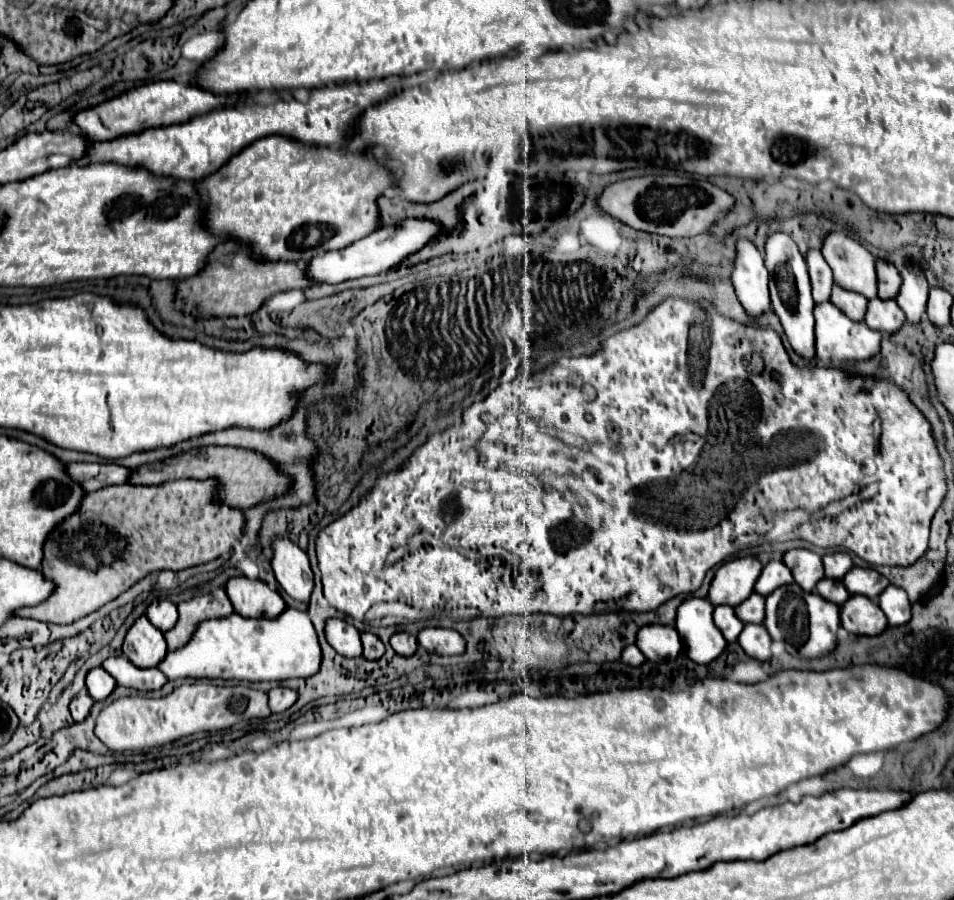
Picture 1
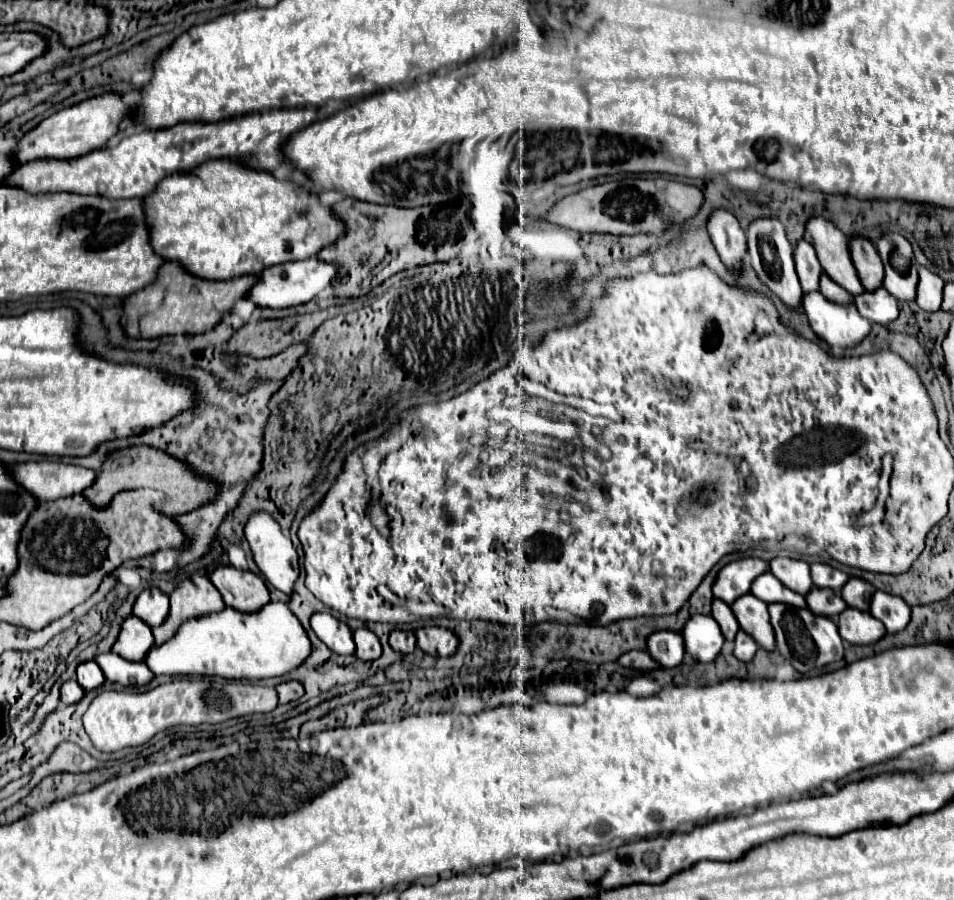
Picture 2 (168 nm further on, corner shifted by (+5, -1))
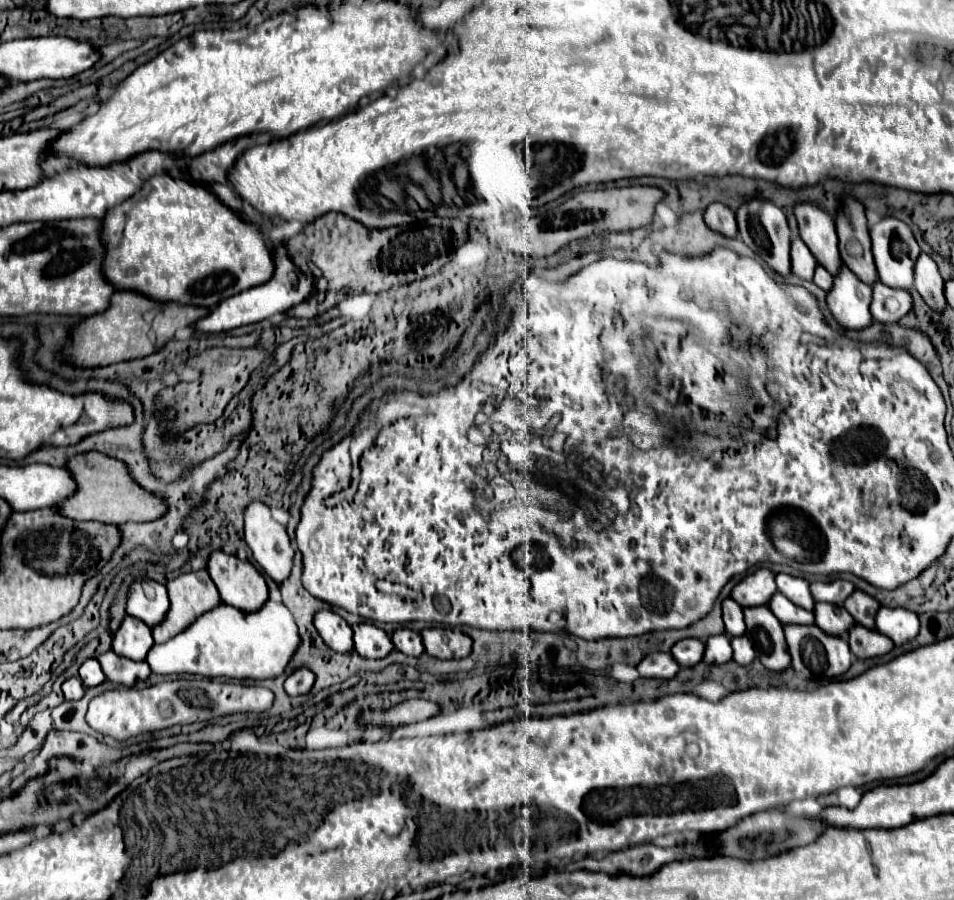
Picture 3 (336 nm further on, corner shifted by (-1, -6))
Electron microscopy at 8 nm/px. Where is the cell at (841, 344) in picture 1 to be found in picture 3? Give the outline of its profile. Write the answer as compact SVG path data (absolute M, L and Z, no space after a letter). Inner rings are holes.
M847 266L835 276L835 284L827 294L827 308L845 330L863 330L871 326L869 314L871 286L863 284Z

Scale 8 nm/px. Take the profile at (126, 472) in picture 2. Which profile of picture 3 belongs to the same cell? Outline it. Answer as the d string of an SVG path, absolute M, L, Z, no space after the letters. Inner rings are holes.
M87 452L75 456L67 466L77 480L77 492L59 504L61 514L73 520L97 520L105 524L127 522L153 522L165 514L165 498L139 486L125 462L111 458L103 452Z

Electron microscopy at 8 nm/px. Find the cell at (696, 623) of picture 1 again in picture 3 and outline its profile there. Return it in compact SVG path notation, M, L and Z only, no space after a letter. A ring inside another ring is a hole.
M715 634L707 638L705 654L703 654L703 660L707 664L725 664L731 660L731 656L733 656L733 650L727 634Z

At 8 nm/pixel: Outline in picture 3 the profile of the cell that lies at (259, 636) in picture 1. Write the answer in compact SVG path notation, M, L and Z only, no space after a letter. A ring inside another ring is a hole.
M267 600L265 606L261 606L257 612L241 612L233 606L219 604L215 610L199 616L189 628L173 636L169 642L155 644L145 660L151 666L153 674L199 674L207 678L267 680L267 678L277 678L285 672L285 666L289 664L289 658L293 658L293 654L297 652L299 644L301 644L301 636L295 618L283 604Z

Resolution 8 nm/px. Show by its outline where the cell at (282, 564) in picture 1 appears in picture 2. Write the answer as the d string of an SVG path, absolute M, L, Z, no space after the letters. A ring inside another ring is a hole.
M255 511L247 525L245 525L245 539L249 541L251 553L253 553L253 561L257 563L257 567L261 569L261 573L265 575L265 579L279 591L291 595L293 591L293 583L299 577L299 563L297 563L297 551L291 543L289 537L281 537L281 527L279 523L265 511Z

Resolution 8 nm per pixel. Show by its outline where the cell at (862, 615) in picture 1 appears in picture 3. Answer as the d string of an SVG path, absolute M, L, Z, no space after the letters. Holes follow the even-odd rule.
M855 624L853 630L849 630L849 646L857 658L865 660L887 654L893 648L893 640L877 630L865 630L865 626Z

